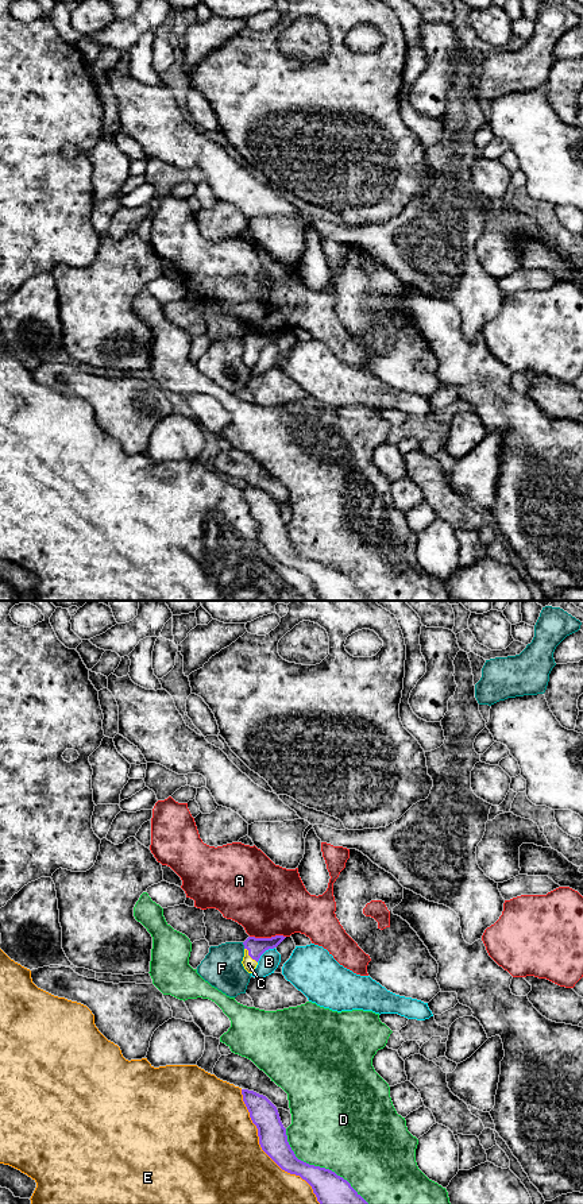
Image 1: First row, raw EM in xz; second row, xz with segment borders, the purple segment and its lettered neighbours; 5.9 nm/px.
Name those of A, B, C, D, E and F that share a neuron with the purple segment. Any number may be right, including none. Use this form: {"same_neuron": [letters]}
{"same_neuron": ["C"]}

